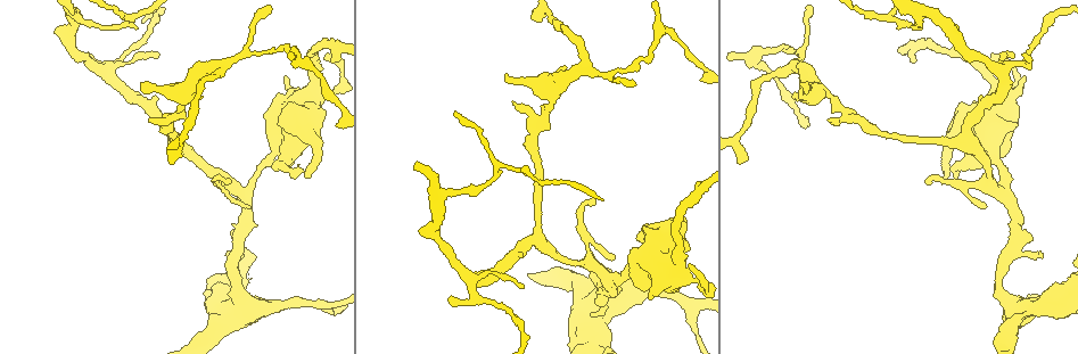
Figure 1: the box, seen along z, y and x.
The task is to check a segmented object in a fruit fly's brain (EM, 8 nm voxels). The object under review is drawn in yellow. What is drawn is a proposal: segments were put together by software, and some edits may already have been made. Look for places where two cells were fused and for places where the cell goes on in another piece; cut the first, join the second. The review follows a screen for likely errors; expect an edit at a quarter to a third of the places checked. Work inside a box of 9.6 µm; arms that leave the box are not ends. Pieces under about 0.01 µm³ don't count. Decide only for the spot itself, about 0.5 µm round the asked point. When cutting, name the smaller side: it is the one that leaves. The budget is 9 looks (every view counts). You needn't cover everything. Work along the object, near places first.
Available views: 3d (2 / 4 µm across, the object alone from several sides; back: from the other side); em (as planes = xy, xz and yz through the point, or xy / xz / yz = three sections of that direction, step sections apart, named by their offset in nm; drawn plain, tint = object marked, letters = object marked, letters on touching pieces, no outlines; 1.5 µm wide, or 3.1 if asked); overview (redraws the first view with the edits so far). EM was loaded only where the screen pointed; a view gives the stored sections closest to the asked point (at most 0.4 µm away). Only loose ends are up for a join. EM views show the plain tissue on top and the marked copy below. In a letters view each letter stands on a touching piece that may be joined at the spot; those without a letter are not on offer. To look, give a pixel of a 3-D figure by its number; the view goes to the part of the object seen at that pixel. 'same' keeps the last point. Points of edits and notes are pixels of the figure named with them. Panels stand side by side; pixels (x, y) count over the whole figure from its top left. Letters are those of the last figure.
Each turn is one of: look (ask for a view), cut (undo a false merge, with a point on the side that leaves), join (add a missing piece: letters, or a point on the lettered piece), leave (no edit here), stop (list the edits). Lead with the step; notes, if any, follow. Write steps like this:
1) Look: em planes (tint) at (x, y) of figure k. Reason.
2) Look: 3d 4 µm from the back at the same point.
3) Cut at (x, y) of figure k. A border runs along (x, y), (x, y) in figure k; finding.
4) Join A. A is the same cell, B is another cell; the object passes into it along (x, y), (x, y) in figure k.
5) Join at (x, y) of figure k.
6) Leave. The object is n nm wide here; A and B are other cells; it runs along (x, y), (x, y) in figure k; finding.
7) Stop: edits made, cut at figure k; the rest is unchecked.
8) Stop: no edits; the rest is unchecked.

Look: em planes (tint) at (322, 113) of figure 1.

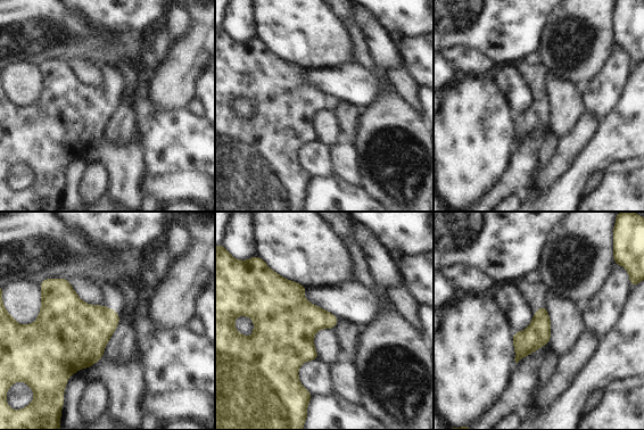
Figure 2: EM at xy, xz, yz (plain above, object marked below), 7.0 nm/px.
Look: em planes (letters) at the same point.

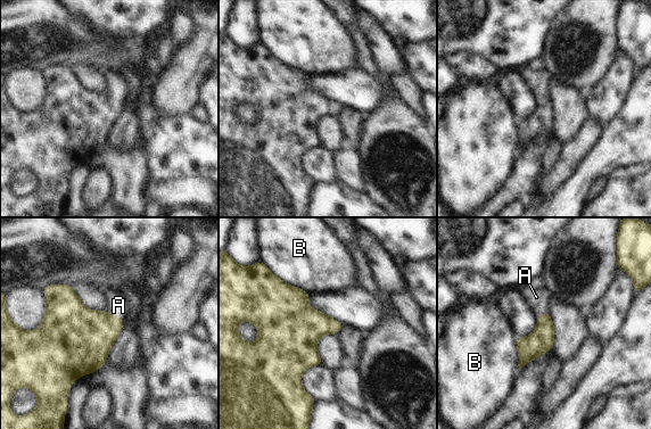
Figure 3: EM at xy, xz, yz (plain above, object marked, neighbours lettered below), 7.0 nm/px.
Join A. A is the same cell, B is another cell; the object passes into it along (87, 335), (116, 315), (118, 305) in figure 3; it goes on there.

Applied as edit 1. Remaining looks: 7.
Look: overview. Redraw.

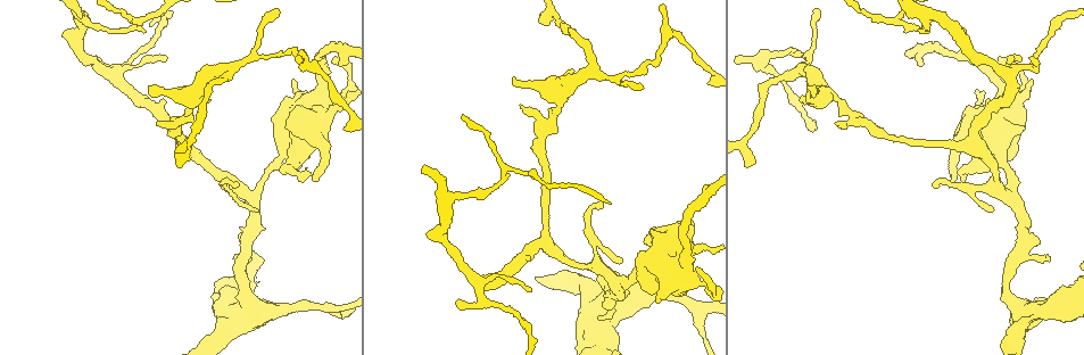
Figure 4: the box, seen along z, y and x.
Look: 3d 4 µm at (922, 65) of figure 4. Free end.

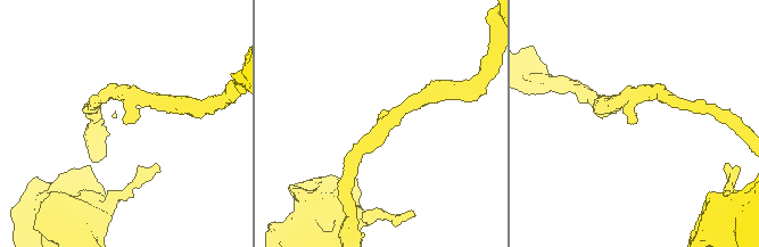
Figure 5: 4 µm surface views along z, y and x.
Look: em yz step 8 (letters) at (125, 124) of figure 5. The arms are 220, 240 nm wide; shape alone is not enough.

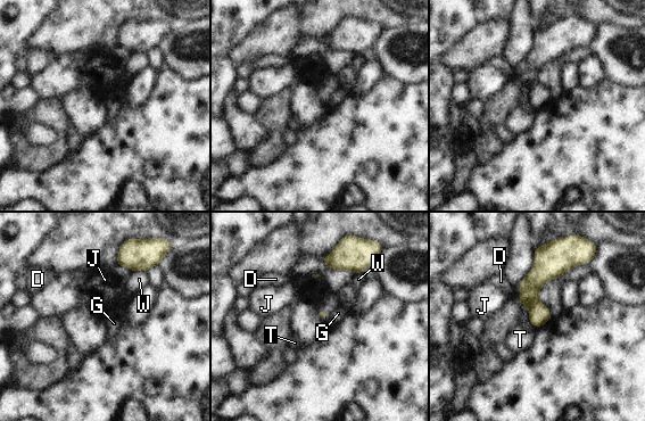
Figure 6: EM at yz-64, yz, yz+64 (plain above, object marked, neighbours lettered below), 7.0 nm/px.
Look: em planes (letters) at the same point.

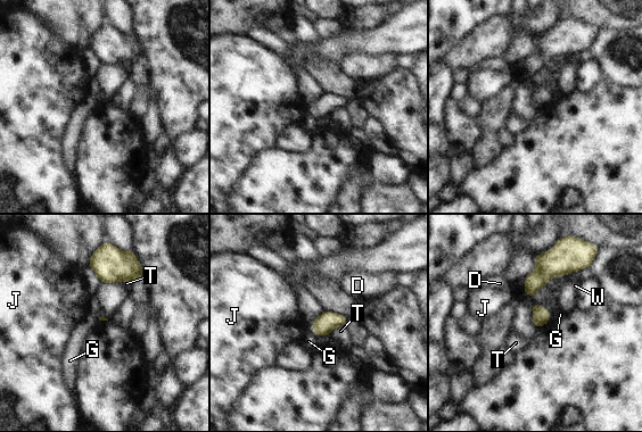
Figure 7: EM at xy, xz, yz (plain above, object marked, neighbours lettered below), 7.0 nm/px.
Leave. D, G, J, T and W are other cells; a border runs along (344, 325), (336, 326), (329, 333) in figure 7; none of them fits.

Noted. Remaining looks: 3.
Look: 3d 2 µm from the back at (802, 101) of figure 4. Branch stops here.

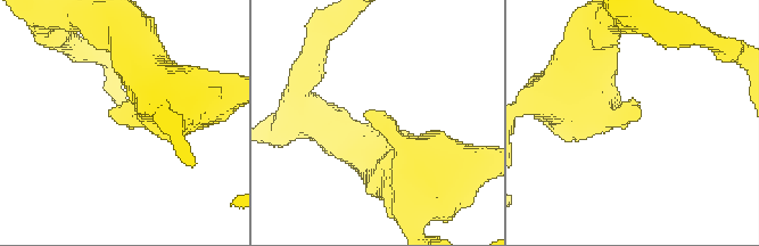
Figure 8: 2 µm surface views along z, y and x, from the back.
Look: em planes (letters) at (113, 109) of figure 8. Need the tissue.

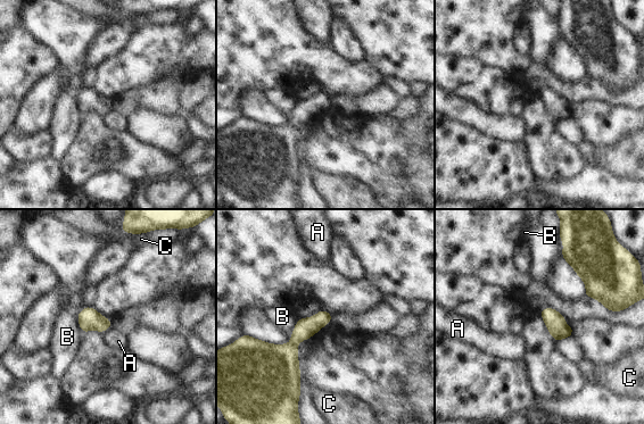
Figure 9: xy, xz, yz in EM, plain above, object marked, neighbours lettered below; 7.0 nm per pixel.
Leave. The object is 120 nm wide here; the longest contact is with B, 130 nm; A, B and C are other cells; no lettered piece goes on from it.

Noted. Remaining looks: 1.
Stop: edits made, join at figure 3; the rest is unchecked.

